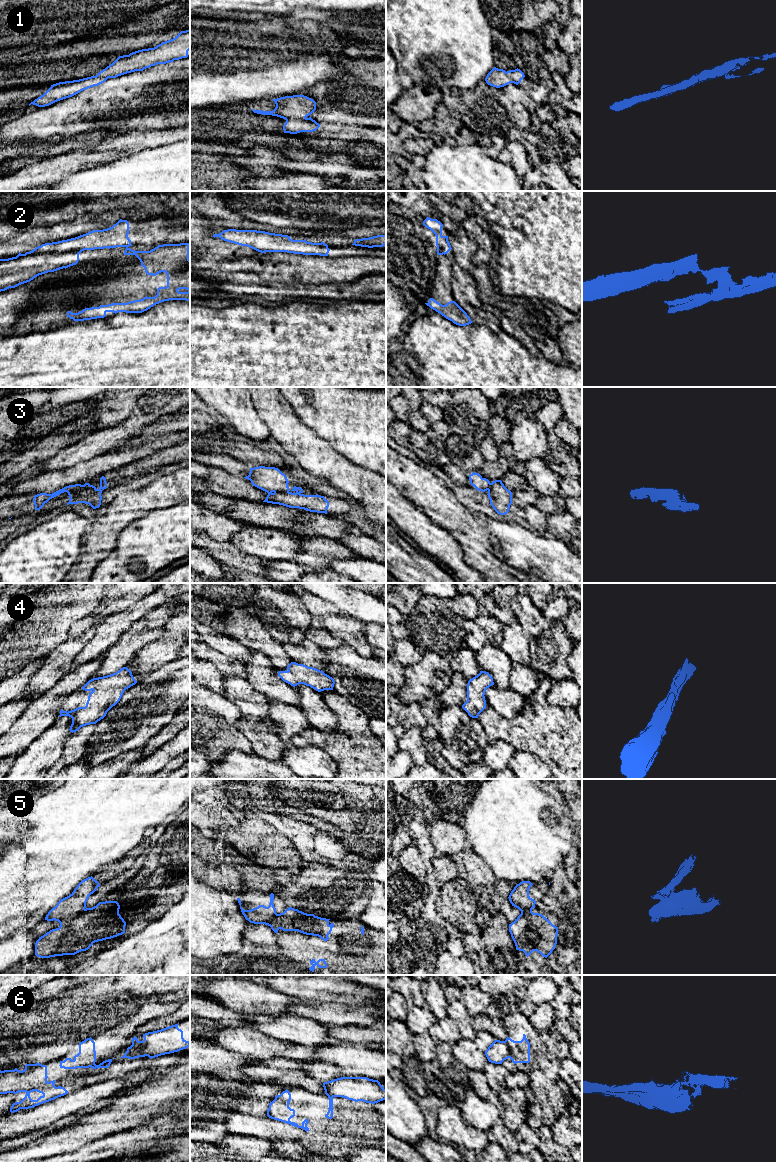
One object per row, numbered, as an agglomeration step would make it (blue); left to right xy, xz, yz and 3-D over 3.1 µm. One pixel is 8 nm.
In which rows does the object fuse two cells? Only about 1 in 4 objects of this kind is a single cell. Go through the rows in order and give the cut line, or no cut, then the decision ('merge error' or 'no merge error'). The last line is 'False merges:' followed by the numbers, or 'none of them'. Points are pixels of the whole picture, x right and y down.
1: cut none; no merge error
2: cut yz (437, 246), (444, 253); merge error
3: cut xy (89, 484), (78, 486), (68, 493); merge error
4: cut none; no merge error
5: cut xy (84, 908), (69, 923), (60, 924); merge error
6: cut yz (505, 1040), (509, 1050), (509, 1057); merge error
False merges: 2, 3, 5, 6

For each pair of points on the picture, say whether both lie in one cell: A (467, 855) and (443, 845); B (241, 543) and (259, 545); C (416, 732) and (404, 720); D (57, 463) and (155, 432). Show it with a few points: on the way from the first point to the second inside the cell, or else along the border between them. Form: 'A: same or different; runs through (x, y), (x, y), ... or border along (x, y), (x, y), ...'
A: different; border along (462, 848), (458, 853)
B: same; runs through (245, 543), (255, 543)
C: different; border along (422, 728), (411, 726), (406, 730)
D: different; border along (139, 433), (121, 441), (110, 451)

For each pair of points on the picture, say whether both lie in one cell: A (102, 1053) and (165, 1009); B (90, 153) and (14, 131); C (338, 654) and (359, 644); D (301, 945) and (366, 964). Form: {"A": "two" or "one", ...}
{"A": "one", "B": "two", "C": "two", "D": "one"}

